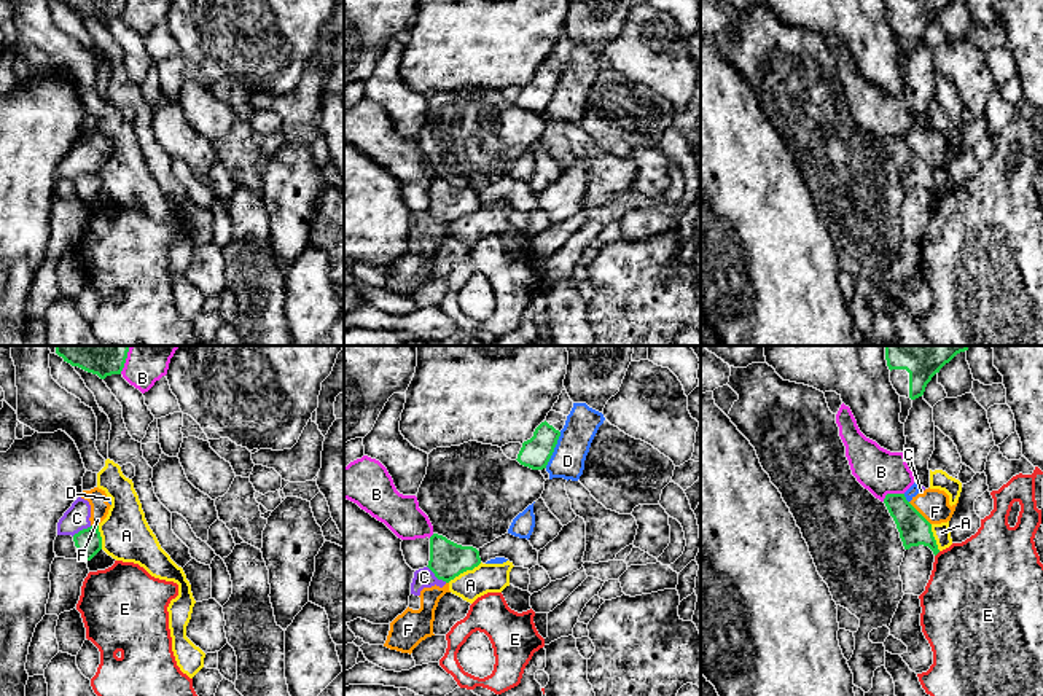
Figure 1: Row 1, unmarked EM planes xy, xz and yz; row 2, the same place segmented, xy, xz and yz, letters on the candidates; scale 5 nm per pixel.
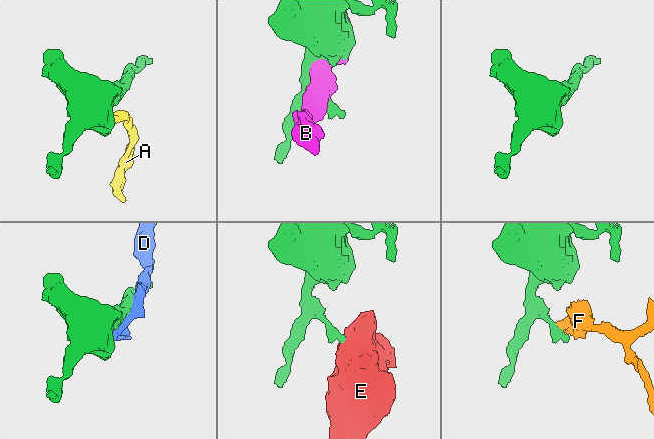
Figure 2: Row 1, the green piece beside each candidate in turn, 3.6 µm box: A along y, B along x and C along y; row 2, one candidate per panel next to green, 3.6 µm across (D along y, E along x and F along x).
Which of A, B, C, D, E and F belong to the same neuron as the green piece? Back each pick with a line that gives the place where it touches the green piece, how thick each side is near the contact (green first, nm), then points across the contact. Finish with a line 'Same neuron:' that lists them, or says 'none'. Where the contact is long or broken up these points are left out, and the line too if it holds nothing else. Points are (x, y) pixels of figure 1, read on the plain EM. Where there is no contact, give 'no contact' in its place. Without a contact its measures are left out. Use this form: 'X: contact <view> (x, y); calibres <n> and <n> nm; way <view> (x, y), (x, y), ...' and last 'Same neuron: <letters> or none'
Same neuron: none

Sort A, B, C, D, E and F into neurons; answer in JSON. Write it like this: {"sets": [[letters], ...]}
{"sets": [["A"], ["B"], ["C", "D", "F"], ["E"]]}

